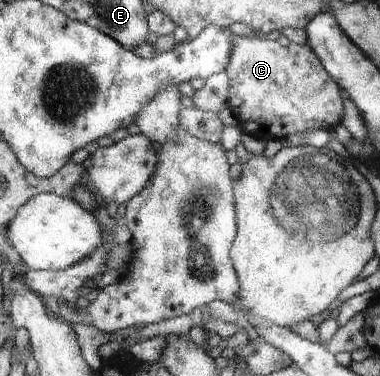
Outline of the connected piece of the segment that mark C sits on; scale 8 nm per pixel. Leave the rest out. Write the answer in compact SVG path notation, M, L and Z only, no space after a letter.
M233 36L229 55L223 71L228 75L228 107L243 133L268 142L270 139L283 139L305 130L331 130L342 123L345 113L342 92L311 46L293 42L289 46L281 46L277 40L261 36Z

